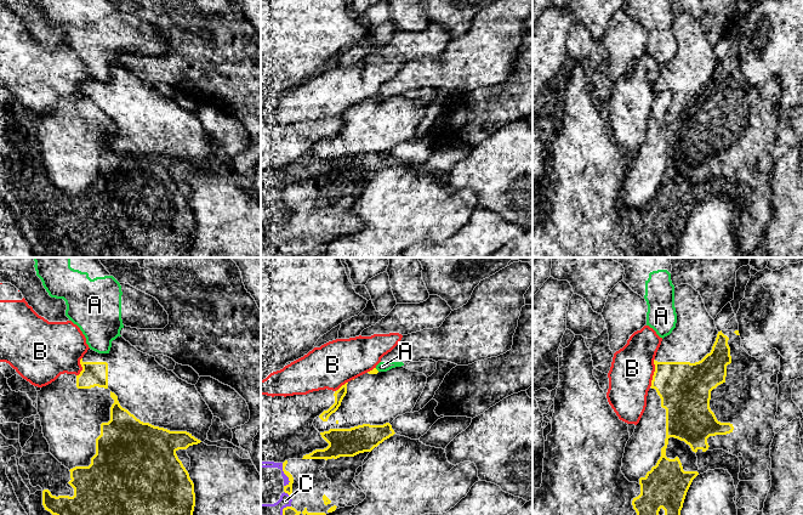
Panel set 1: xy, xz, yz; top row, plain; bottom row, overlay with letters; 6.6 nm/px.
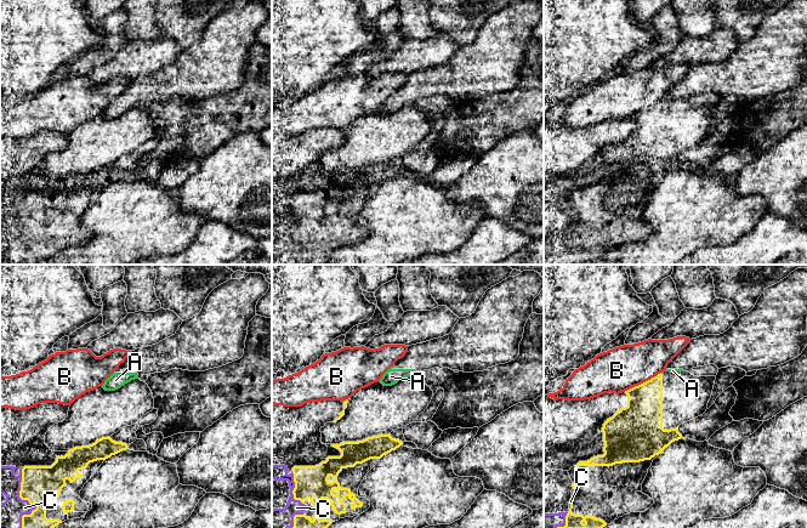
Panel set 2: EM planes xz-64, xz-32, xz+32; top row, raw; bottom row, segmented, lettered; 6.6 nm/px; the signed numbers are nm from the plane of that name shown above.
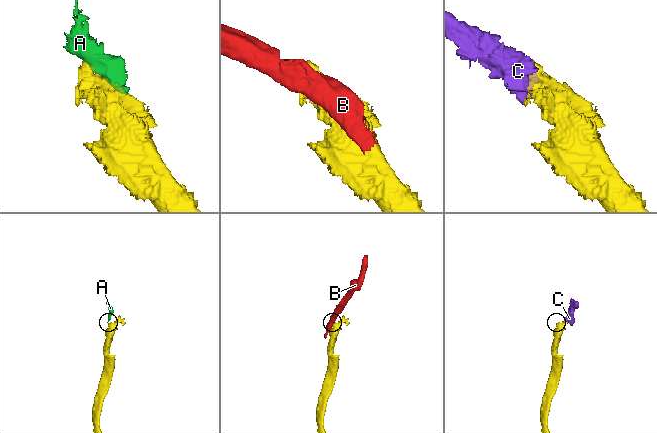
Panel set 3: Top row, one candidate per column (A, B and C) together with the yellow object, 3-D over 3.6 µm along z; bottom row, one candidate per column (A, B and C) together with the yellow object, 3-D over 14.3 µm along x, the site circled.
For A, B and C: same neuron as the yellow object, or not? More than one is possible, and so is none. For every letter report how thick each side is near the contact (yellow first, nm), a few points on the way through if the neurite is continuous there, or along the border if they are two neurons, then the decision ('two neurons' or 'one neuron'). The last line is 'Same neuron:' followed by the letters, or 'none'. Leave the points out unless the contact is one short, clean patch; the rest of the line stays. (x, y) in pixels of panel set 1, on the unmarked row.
A: calibres 40 and 60 nm; border xz (375, 96), (379, 98); two neurons
B: calibres 340 and 280 nm; two neurons
C: calibres 60 and 50 nm; one neuron
Same neuron: C

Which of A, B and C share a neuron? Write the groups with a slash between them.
A / B / C

